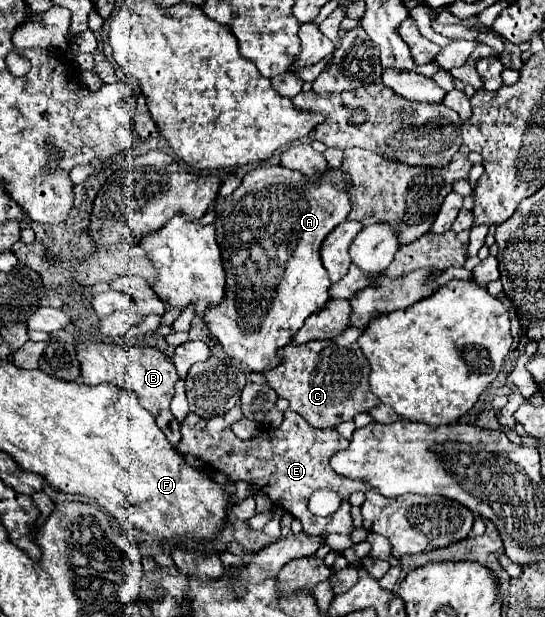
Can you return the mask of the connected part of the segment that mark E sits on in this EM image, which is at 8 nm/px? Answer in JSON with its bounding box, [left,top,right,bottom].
[178,408,370,534]

